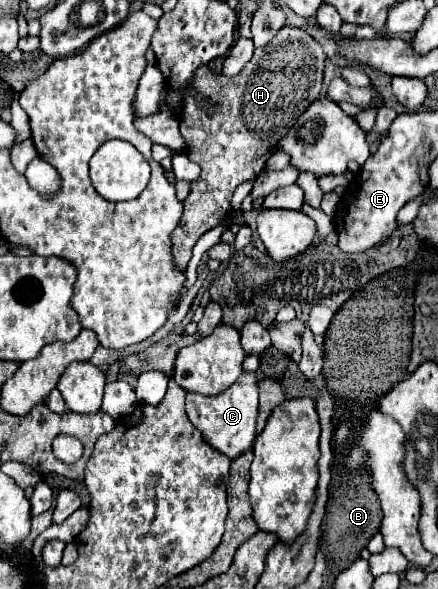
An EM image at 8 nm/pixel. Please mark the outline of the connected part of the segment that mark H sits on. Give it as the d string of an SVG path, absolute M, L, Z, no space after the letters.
M284 27L284 31L280 31L280 35L272 39L272 43L258 47L254 51L254 57L250 59L250 63L236 77L214 75L208 67L200 67L200 71L196 71L196 77L190 89L202 93L208 99L218 99L218 109L216 113L206 115L204 111L200 111L200 107L196 107L194 97L188 95L186 105L182 109L182 117L180 117L180 133L186 139L186 153L190 155L190 160L200 165L202 175L198 181L190 185L190 193L182 201L184 213L180 217L178 227L172 233L172 255L174 255L174 263L178 271L186 269L196 241L206 231L216 227L220 217L232 209L230 199L232 199L234 189L240 183L256 179L260 175L266 161L272 157L272 151L276 151L278 141L290 131L290 127L298 121L298 117L318 99L320 87L322 87L324 61L326 61L326 53L322 45L310 33L306 33L300 27Z

